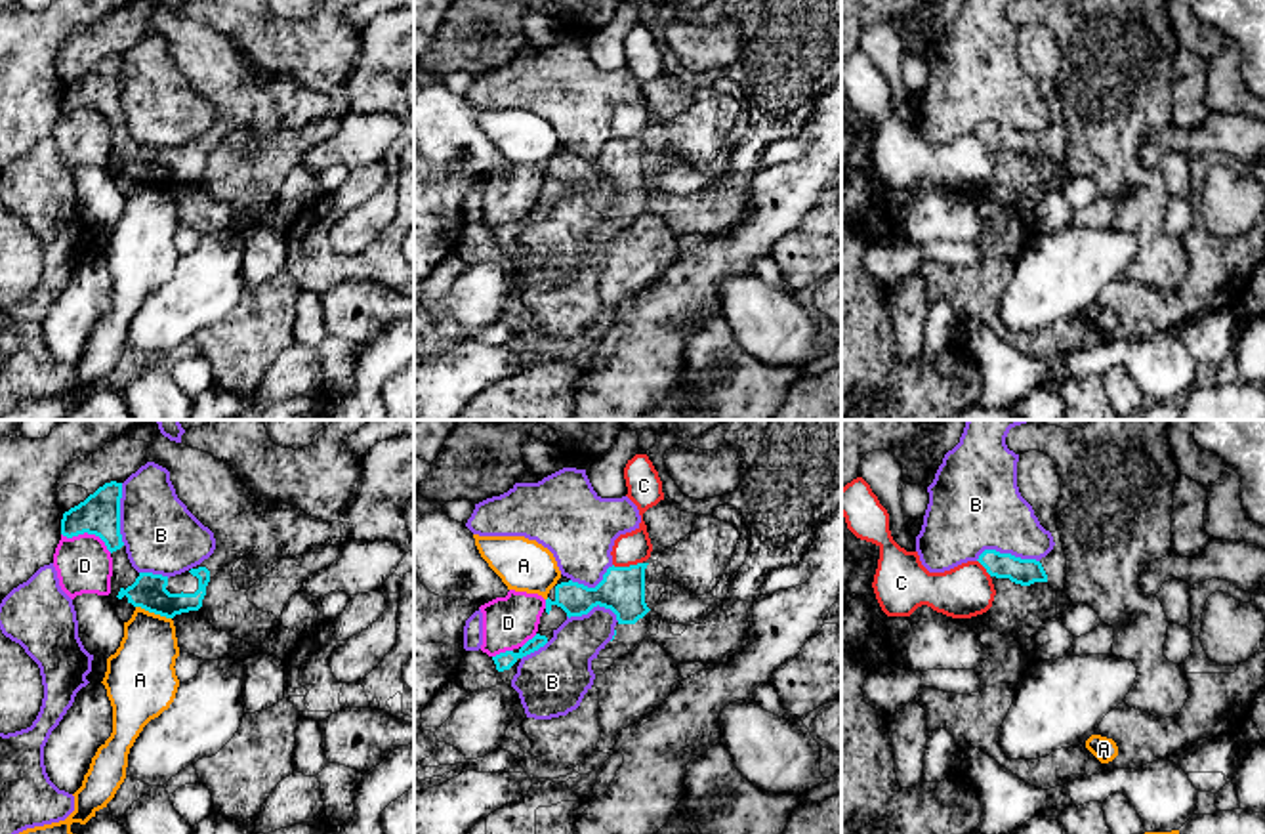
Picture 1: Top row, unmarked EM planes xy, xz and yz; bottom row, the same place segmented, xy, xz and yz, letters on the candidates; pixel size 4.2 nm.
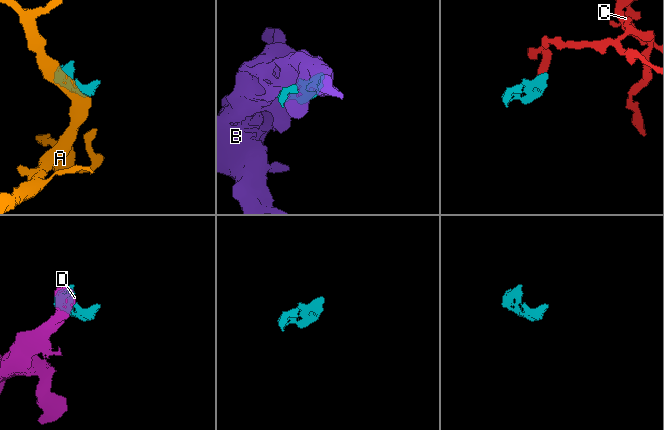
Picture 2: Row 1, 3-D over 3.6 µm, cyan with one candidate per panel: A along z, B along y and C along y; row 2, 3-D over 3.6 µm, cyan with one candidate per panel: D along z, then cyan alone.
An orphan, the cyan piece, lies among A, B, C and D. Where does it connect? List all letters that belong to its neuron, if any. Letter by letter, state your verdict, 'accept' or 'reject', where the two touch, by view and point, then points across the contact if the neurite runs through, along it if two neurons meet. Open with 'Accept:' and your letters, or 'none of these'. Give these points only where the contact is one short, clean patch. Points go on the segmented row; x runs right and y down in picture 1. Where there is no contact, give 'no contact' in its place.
Accept: none of these
A: reject; contact xy (153, 611); border xy (136, 605), (170, 619)
B: reject; contact yz (1008, 554)
C: reject; contact xz (626, 567); border xz (642, 562), (613, 565)
D: reject; contact xy (88, 533)

